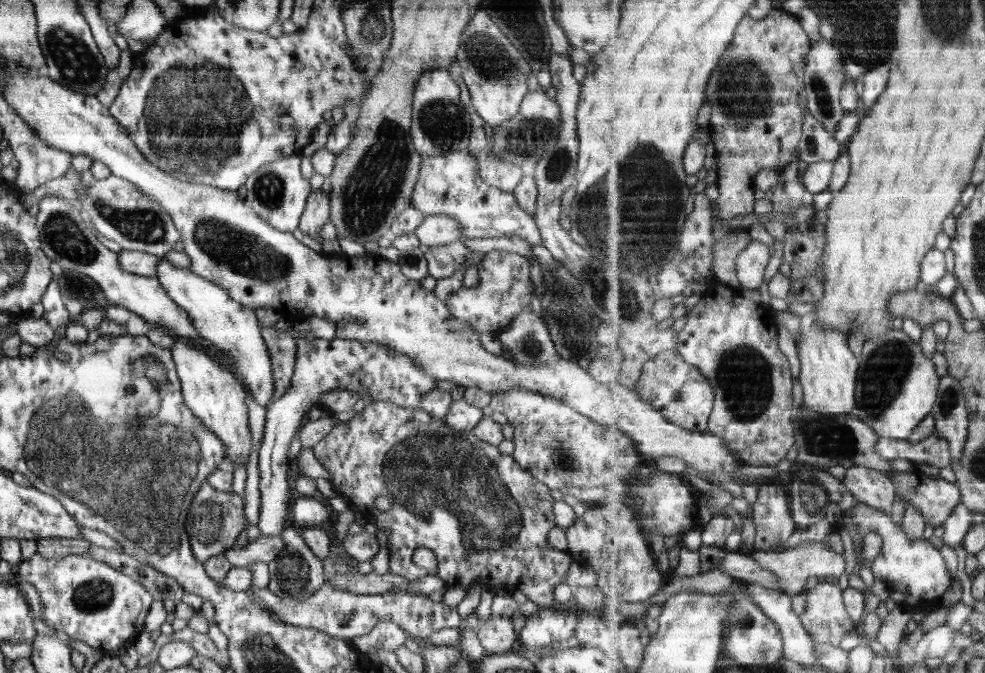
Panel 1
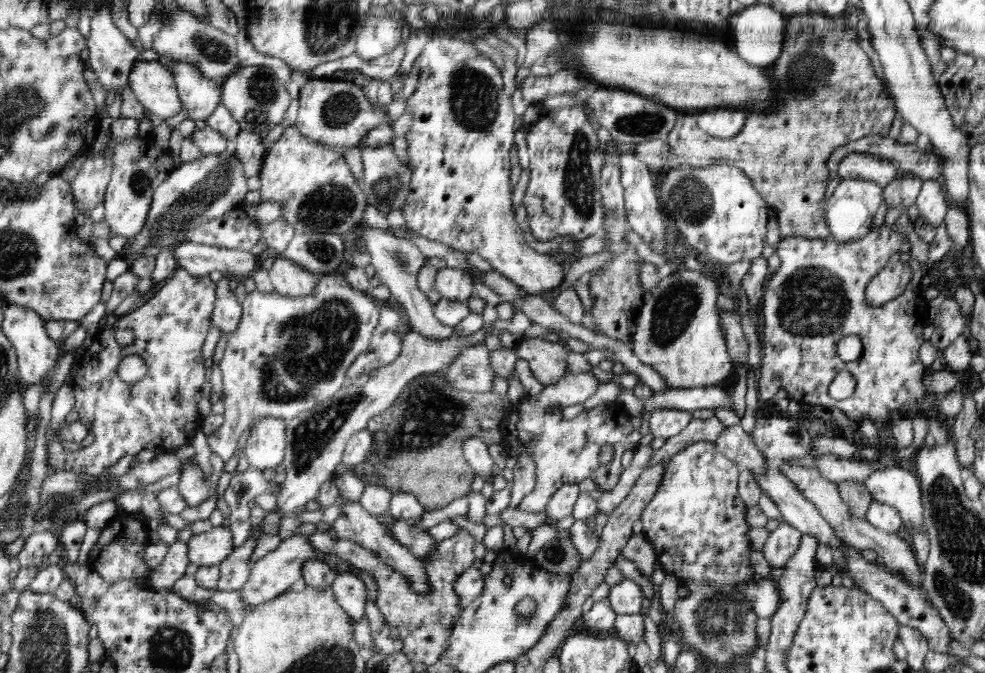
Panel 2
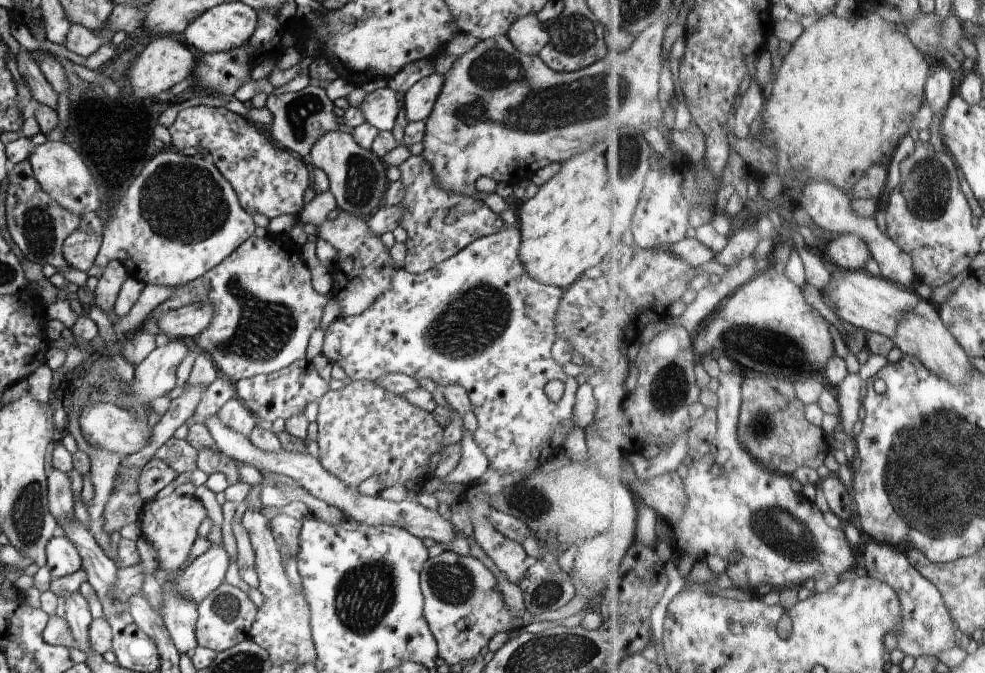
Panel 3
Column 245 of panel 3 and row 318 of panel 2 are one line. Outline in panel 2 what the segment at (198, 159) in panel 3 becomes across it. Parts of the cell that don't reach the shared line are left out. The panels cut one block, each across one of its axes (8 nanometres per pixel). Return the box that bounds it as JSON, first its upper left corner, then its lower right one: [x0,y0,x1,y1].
[211,278,242,337]

